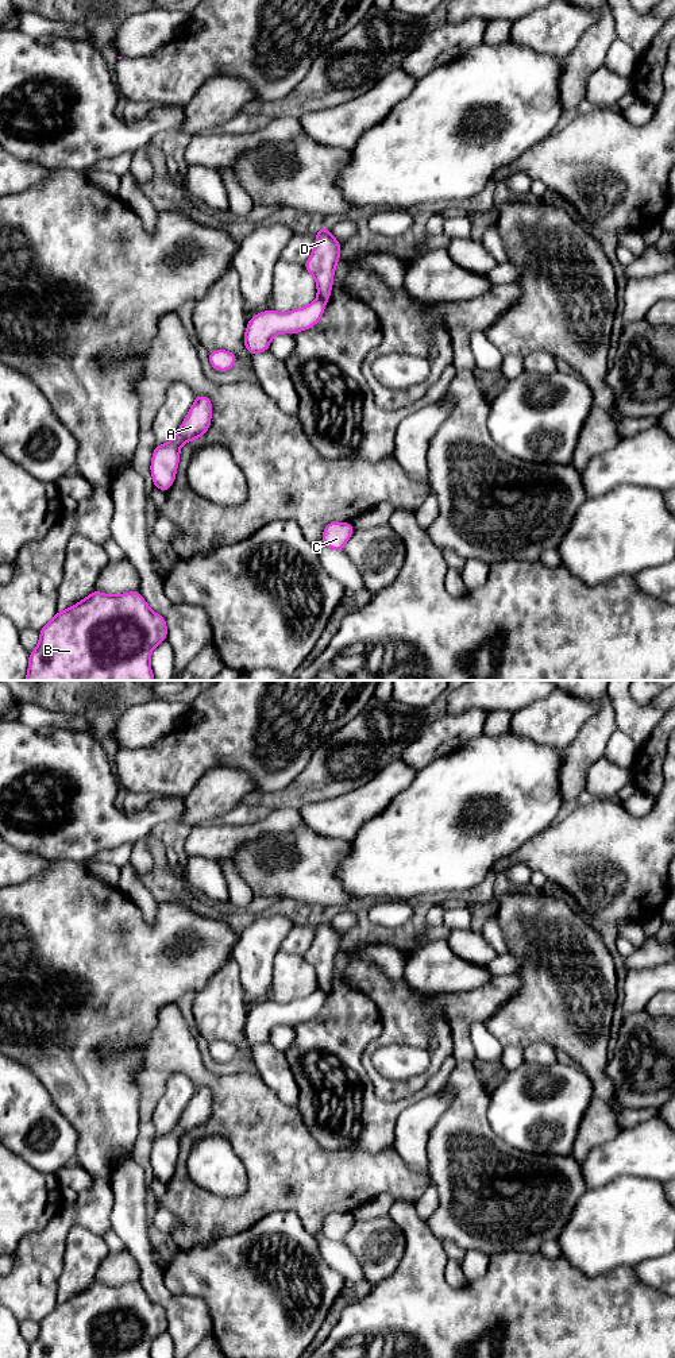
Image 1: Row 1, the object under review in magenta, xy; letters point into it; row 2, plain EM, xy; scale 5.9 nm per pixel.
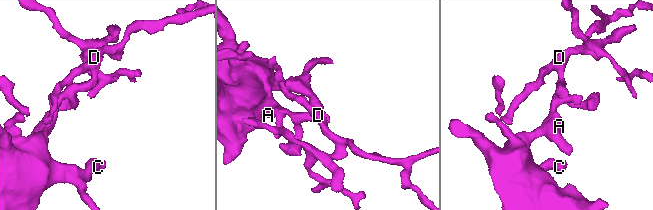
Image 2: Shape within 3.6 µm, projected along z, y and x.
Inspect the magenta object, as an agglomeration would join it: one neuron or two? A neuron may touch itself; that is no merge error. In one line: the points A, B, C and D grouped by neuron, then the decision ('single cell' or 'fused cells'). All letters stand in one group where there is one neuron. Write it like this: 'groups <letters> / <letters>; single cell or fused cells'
groups A B C / D; fused cells

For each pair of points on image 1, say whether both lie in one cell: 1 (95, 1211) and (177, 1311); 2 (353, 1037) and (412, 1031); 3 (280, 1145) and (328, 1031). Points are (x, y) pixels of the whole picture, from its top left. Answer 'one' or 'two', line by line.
1: two
2: two
3: two

